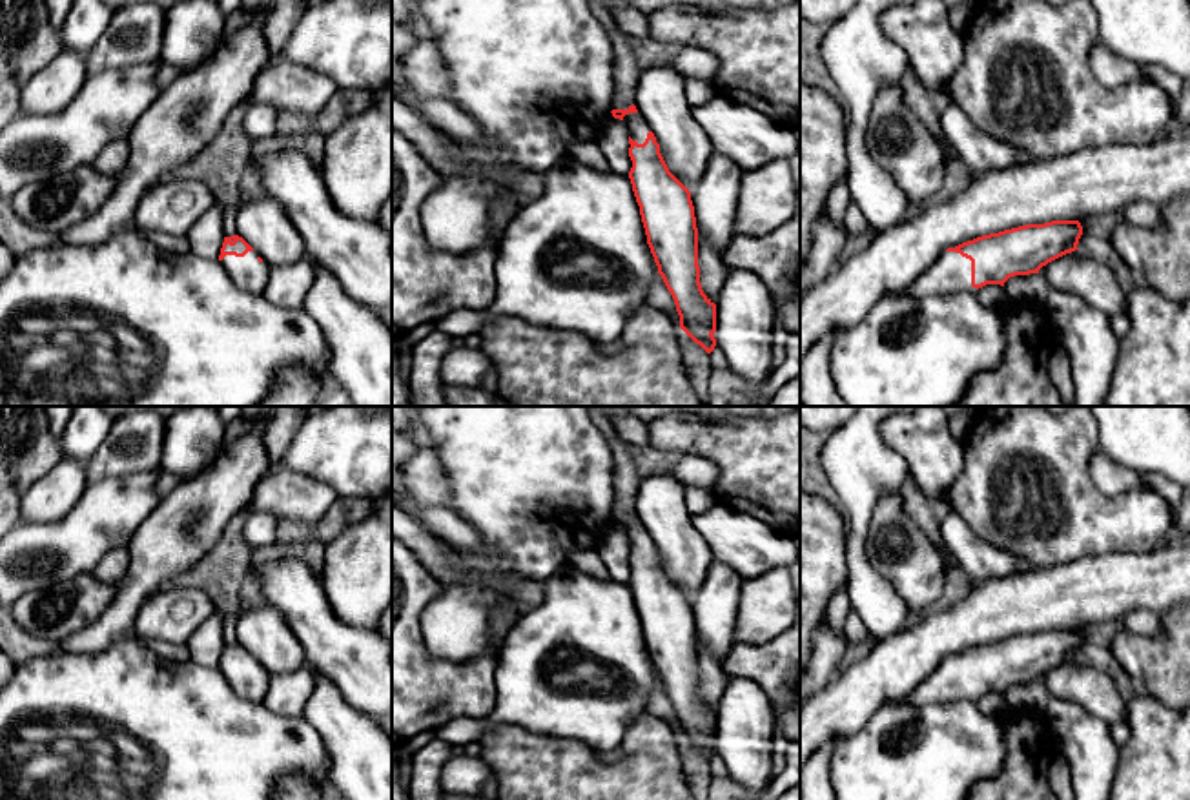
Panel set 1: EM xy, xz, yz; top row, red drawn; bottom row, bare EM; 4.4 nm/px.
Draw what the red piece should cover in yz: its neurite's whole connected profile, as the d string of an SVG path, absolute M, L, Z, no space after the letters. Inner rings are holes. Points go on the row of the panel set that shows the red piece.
M1190 133L1179 138L1159 137L1143 146L1084 148L1062 157L1033 159L1026 164L977 173L953 199L875 233L866 250L838 262L826 281L800 297L800 401L804 406L846 406L829 374L829 350L844 330L862 321L884 297L924 299L953 292L975 293L986 284L1004 286L1010 277L1039 273L1048 262L1079 250L1081 219L1115 213L1141 200L1164 208L1181 195L1190 195Z

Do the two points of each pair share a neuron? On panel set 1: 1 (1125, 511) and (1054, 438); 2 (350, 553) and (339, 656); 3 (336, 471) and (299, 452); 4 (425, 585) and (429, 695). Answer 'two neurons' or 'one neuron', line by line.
1: one neuron
2: two neurons
3: one neuron
4: one neuron

